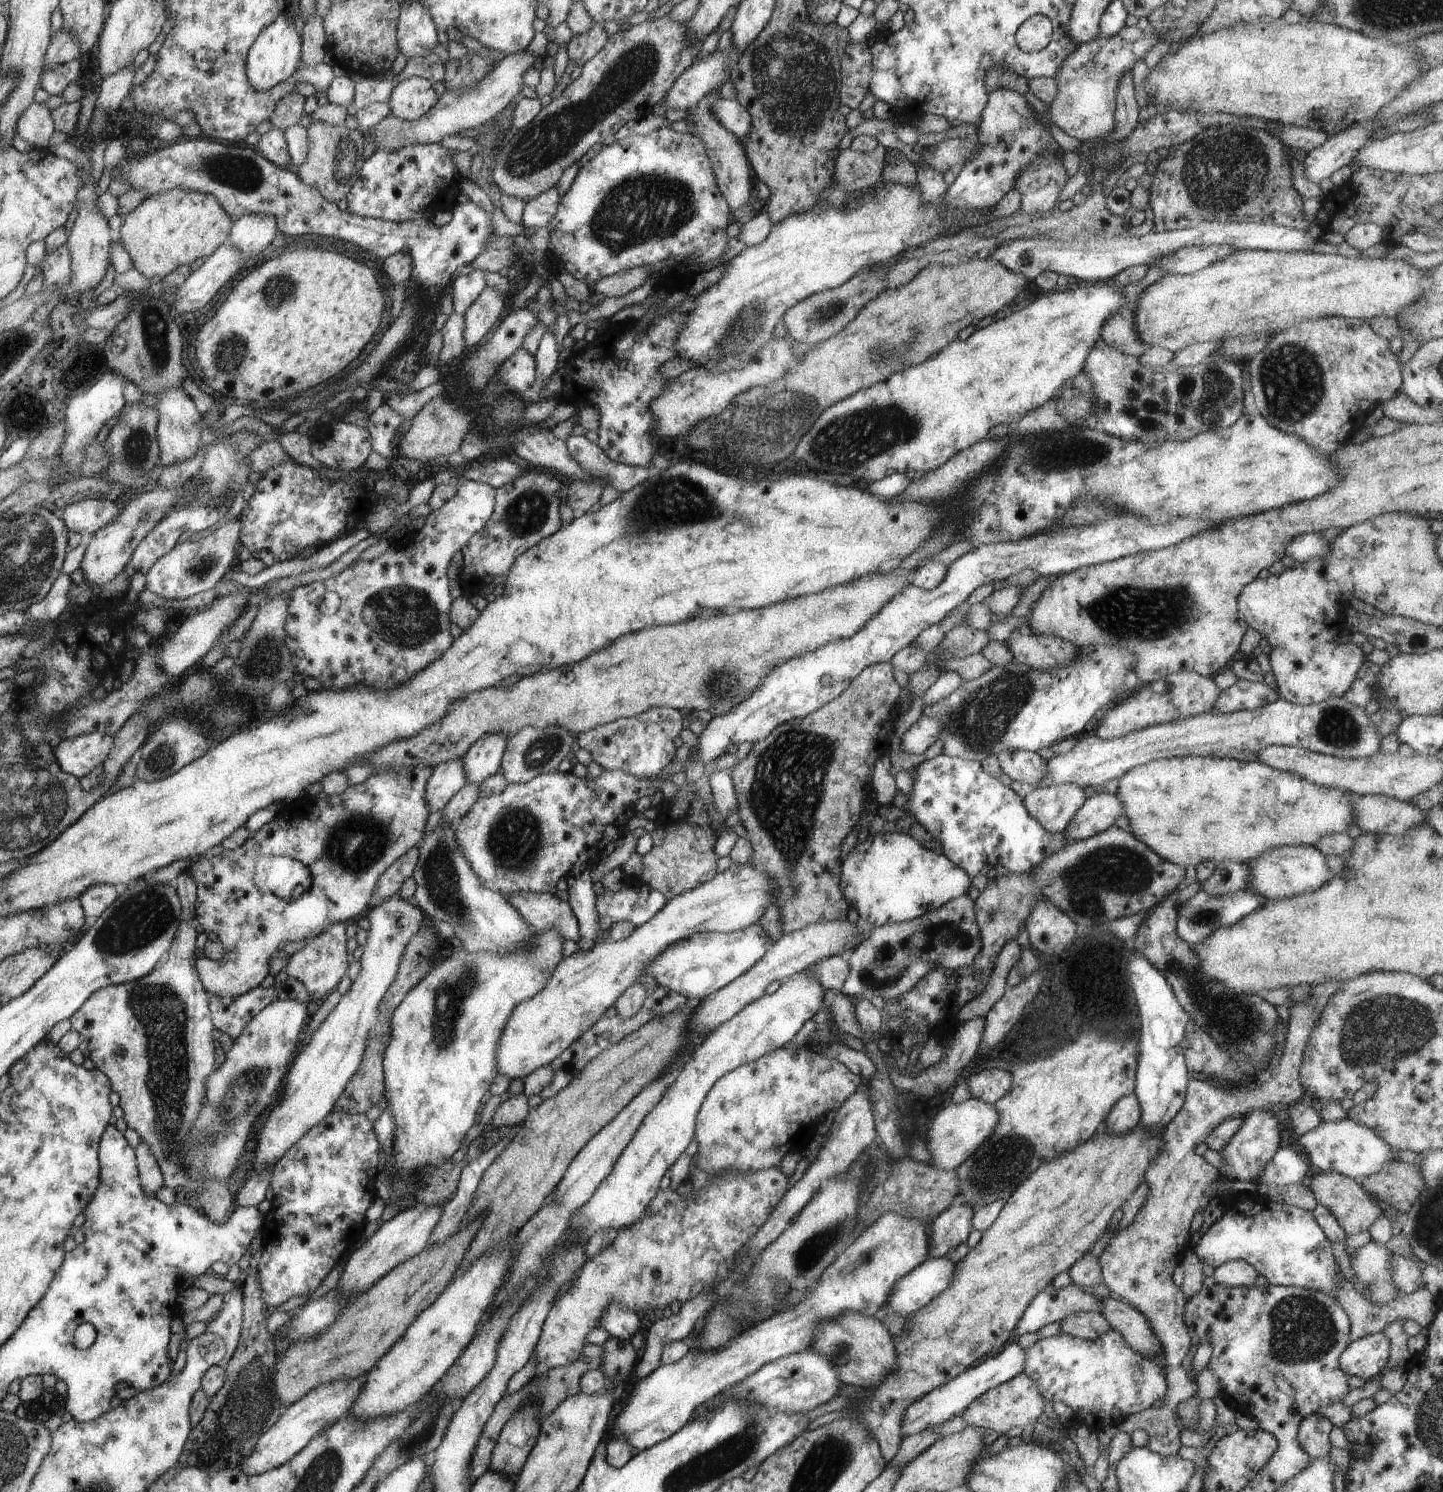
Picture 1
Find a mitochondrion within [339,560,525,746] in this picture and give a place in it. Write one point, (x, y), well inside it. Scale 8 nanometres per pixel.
(409, 618)

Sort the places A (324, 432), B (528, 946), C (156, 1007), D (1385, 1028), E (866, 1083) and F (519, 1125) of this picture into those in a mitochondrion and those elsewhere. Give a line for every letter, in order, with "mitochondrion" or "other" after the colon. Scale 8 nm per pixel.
A: other
B: other
C: mitochondrion
D: mitochondrion
E: other
F: other

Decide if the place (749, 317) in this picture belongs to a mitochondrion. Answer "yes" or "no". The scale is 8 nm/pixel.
yes

